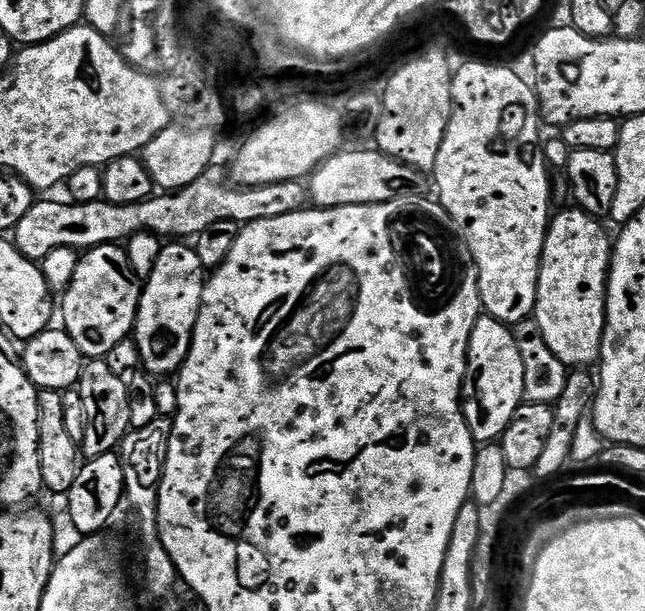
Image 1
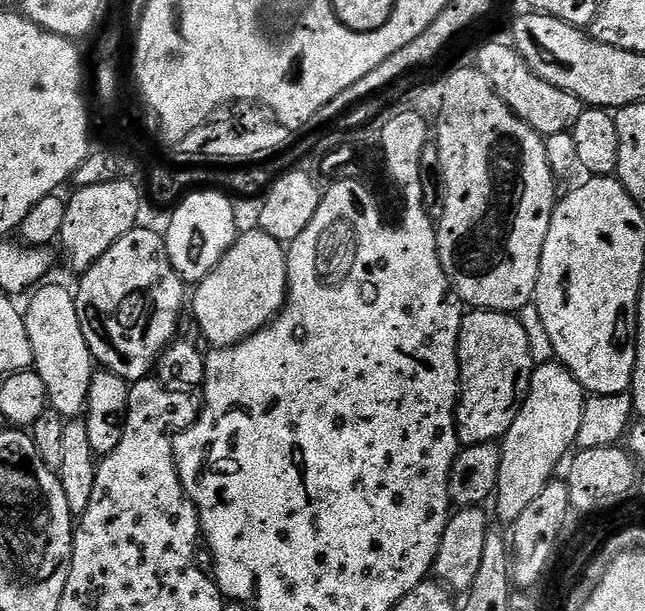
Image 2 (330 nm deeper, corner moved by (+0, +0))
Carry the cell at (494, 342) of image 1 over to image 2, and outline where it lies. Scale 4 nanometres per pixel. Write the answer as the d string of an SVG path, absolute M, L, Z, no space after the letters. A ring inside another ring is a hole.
M472 310L461 319L460 341L458 350L460 351L460 399L456 401L456 434L460 438L461 445L469 444L490 444L499 441L510 430L514 418L520 409L520 401L524 398L524 393L528 391L528 383L532 380L534 365L530 358L530 342L526 342L526 330L522 330L519 319L515 315L506 312L490 312L487 310Z

